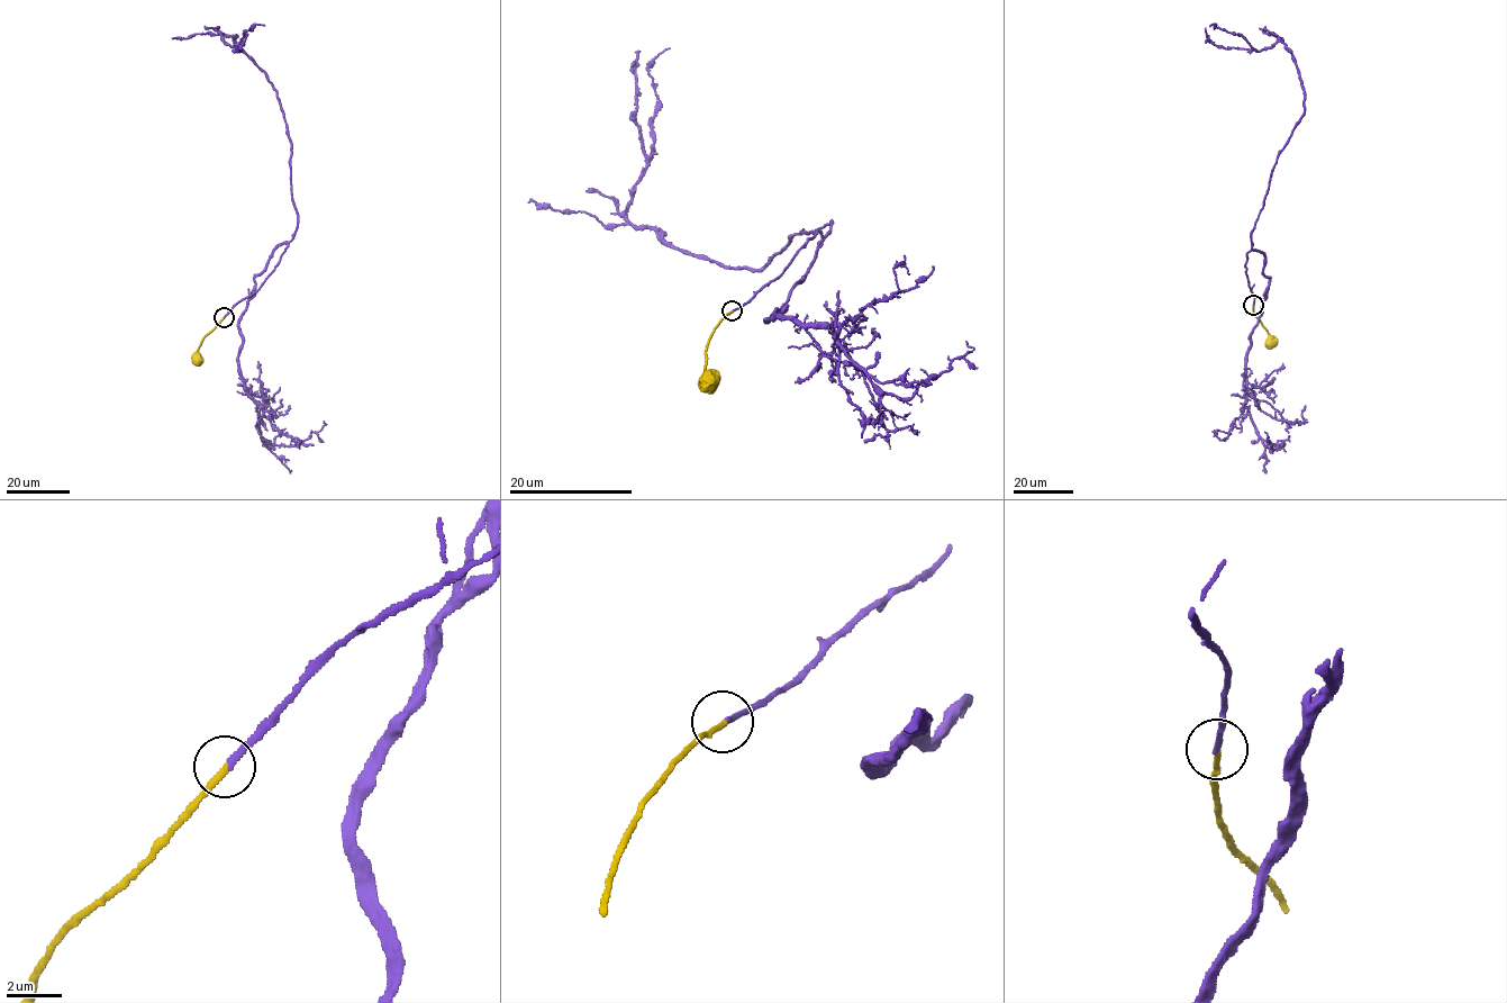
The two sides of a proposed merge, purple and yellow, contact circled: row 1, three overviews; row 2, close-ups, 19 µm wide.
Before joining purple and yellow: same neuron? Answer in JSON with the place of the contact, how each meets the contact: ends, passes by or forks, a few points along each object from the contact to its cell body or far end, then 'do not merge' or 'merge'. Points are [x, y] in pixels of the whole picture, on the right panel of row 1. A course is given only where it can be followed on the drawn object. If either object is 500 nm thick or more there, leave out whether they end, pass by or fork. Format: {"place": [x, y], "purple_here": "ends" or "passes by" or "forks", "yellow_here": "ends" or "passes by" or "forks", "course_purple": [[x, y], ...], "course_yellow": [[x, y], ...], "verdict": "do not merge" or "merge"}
{"place": [1253, 305], "purple_here": "ends", "yellow_here": "ends", "course_purple": [[1253, 305], [1245, 265], [1251, 231], [1305, 96], [1281, 41], [1256, 52], [1209, 26]], "course_yellow": [[1253, 305], [1253, 313], [1271, 343]], "verdict": "merge"}

